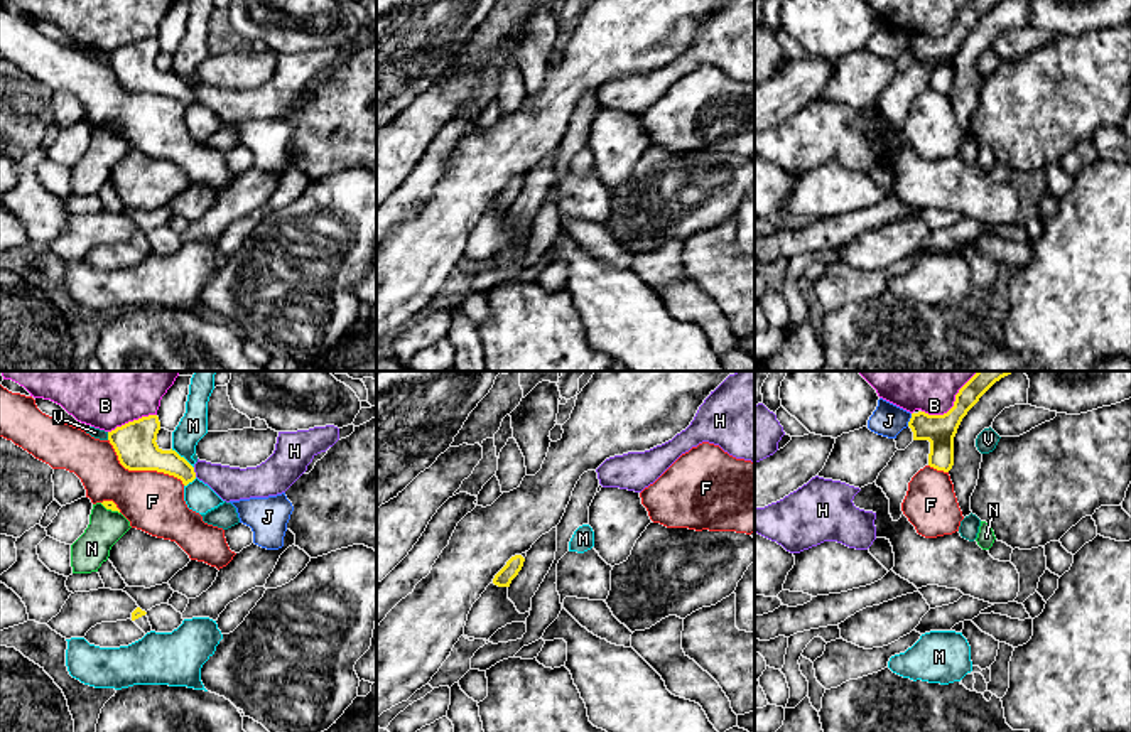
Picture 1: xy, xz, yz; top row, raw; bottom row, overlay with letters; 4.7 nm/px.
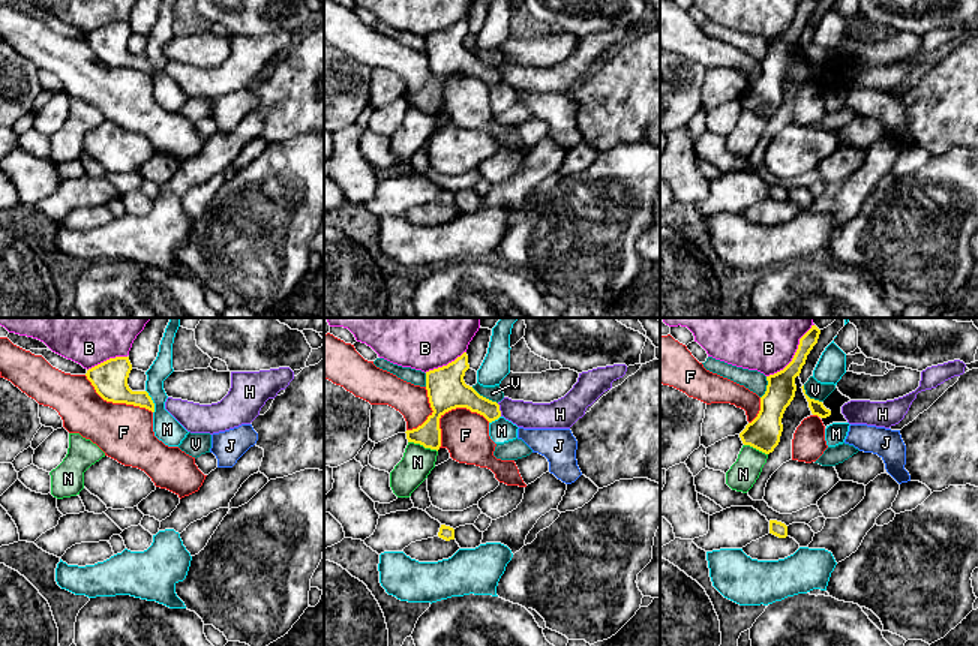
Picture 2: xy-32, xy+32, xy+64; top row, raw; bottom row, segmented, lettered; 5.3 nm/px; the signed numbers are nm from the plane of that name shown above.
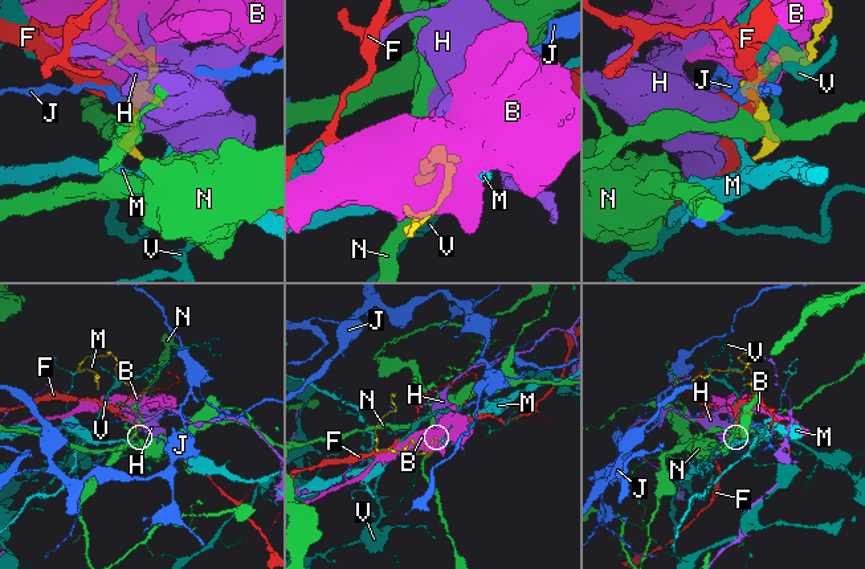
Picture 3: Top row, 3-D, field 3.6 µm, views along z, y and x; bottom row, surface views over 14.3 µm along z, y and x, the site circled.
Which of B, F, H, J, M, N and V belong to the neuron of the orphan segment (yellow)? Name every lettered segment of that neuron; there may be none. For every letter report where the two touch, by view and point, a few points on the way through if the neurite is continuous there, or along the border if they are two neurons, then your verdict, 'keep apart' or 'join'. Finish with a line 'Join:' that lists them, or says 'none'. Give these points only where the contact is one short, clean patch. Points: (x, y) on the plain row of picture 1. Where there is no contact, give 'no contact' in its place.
B: yz (952, 29) | keep apart
F: xy (140, 91) | keep apart
H: xy (194, 95) | along xy (193, 90), (196, 98) | keep apart
J: yz (910, 43) | along yz (912, 36), (907, 48) | keep apart
M: xy (183, 80) | along xy (171, 71), (193, 90) | keep apart
N: xy (110, 130) | keep apart
V: xy (108, 58) | keep apart
Join: none

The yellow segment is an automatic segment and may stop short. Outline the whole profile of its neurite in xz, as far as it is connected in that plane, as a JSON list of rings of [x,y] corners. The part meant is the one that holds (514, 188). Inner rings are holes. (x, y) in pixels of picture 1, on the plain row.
[[[522,177],[511,179],[506,187],[495,197],[493,206],[498,209],[510,209],[511,202],[518,197],[525,180]]]

